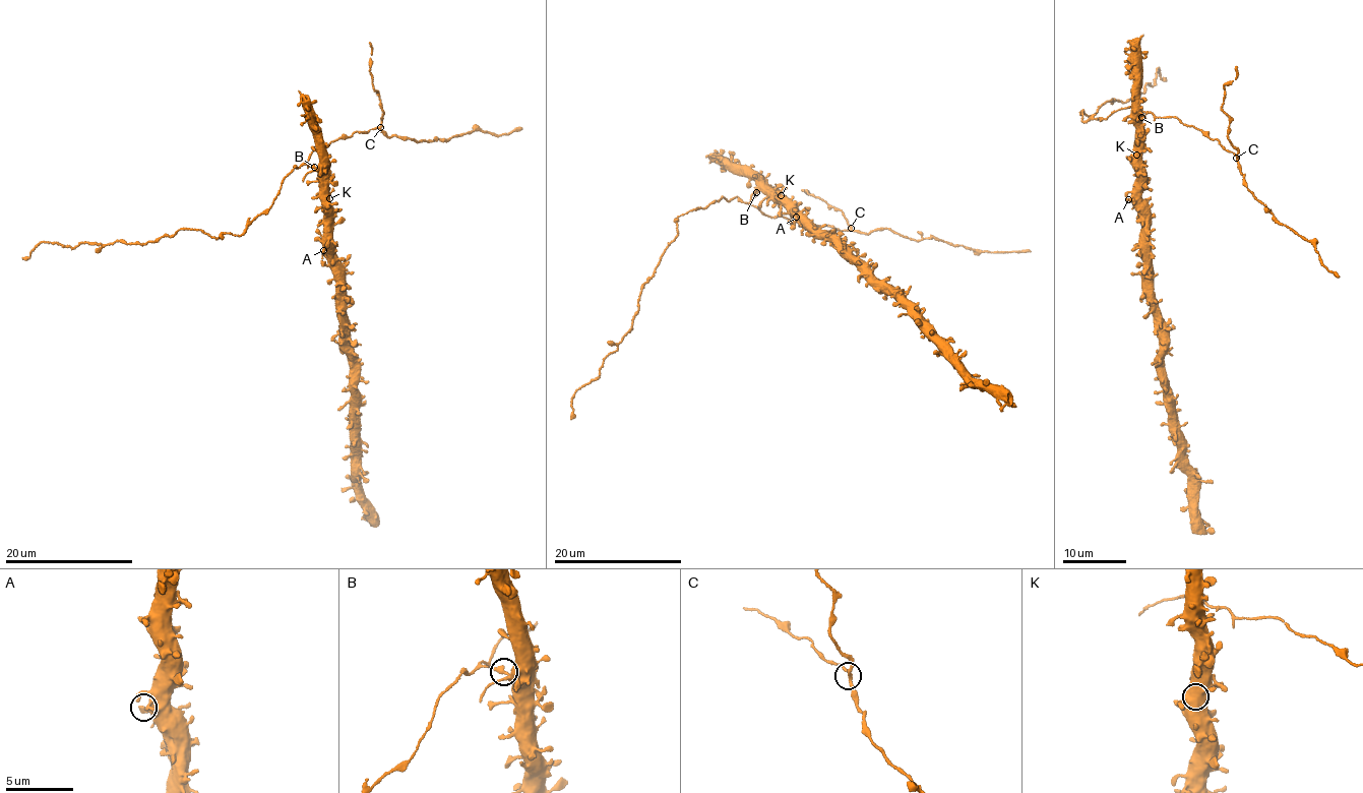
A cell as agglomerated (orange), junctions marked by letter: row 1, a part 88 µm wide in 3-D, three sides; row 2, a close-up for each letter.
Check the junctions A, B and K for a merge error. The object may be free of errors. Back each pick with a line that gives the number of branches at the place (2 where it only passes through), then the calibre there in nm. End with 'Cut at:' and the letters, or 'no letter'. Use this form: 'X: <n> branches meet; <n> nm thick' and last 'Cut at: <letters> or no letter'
B: 3 branches meet; 280 nm thick
Cut at: B

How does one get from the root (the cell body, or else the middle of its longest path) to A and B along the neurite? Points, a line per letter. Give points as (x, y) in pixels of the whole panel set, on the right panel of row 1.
A: (1137, 150), (1137, 194), (1128, 199)
B: (1137, 150), (1141, 118)

